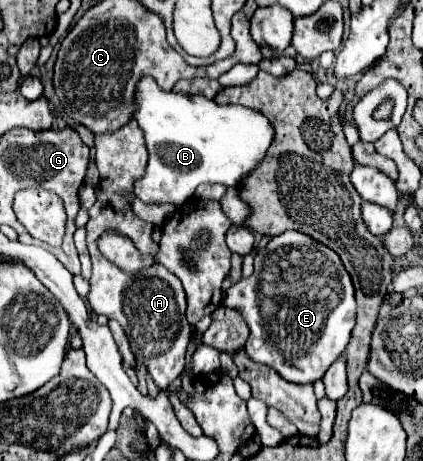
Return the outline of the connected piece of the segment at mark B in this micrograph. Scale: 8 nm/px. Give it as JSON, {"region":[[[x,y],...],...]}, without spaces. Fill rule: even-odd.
{"region":[[[145,77],[139,81],[135,91],[135,121],[145,133],[147,149],[149,149],[149,163],[145,175],[135,185],[135,197],[143,203],[177,203],[183,205],[187,199],[193,197],[197,185],[203,183],[221,183],[227,187],[239,187],[239,183],[263,161],[267,149],[275,137],[271,129],[271,121],[263,117],[263,113],[243,107],[243,105],[217,105],[215,101],[203,95],[183,95],[175,91],[163,91],[155,79]]]}

